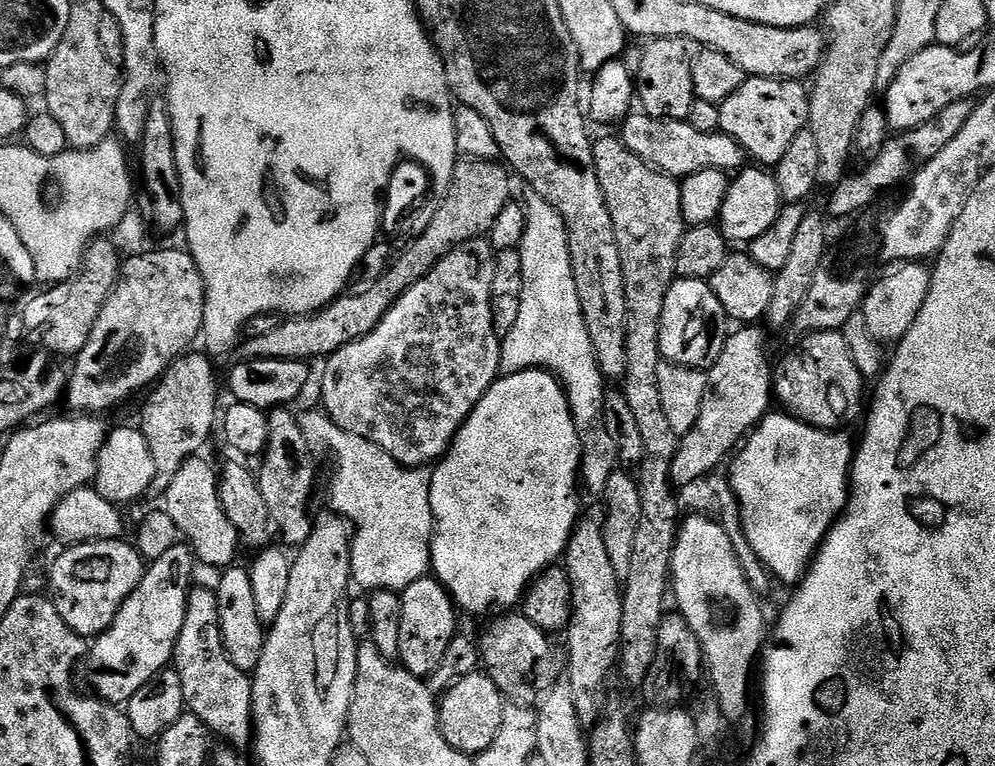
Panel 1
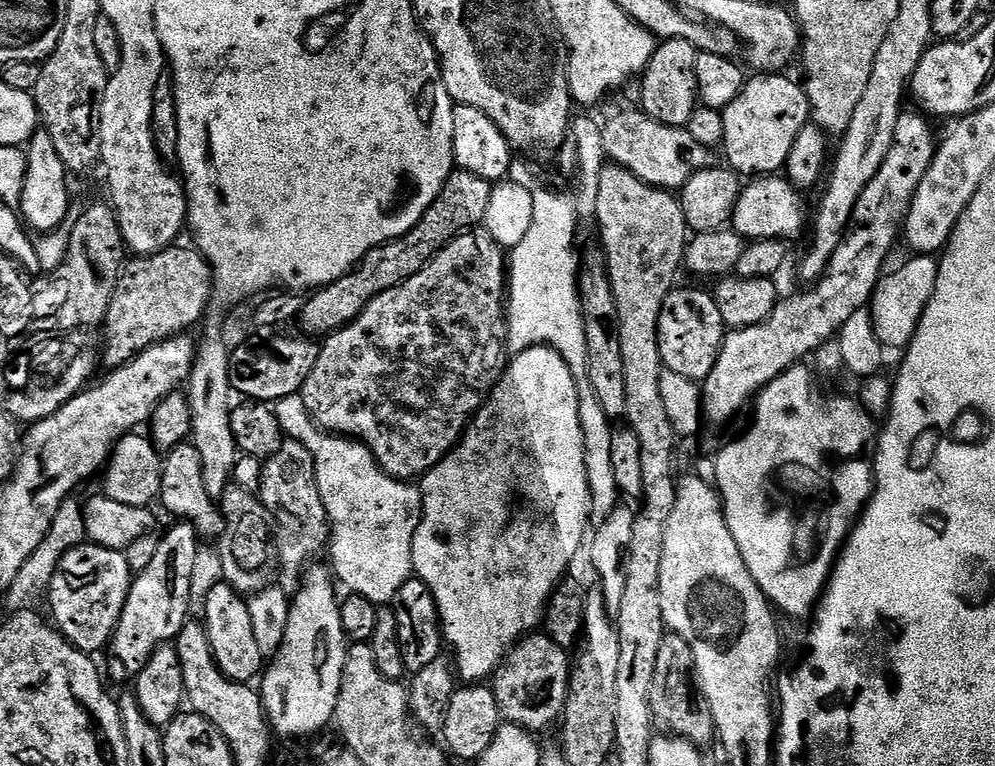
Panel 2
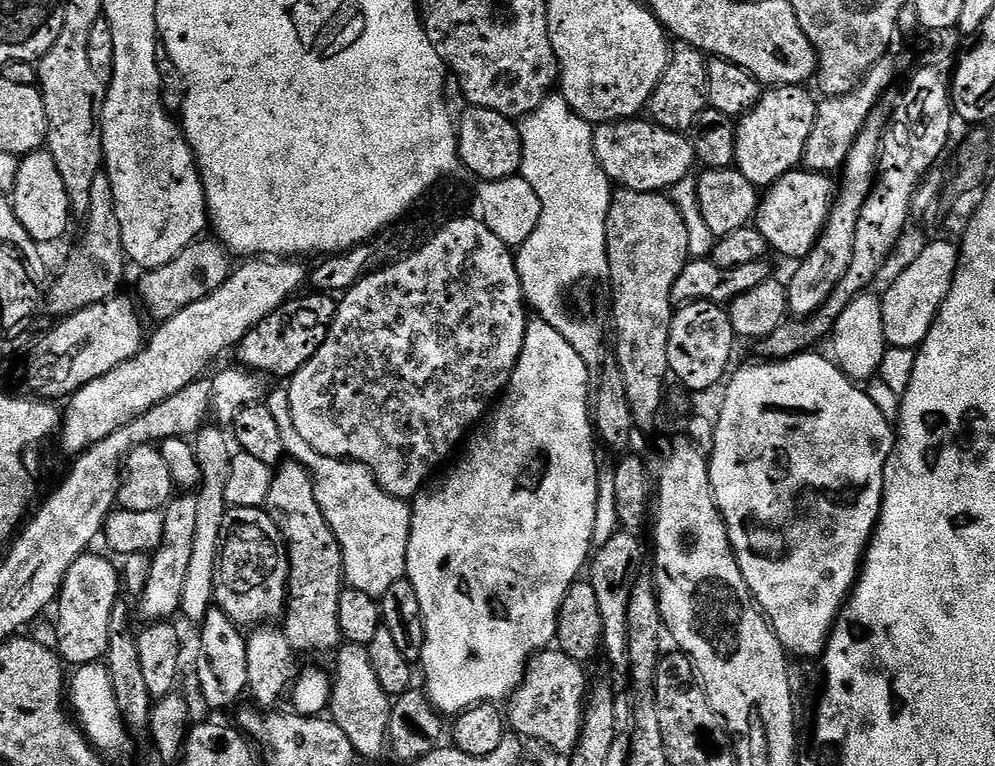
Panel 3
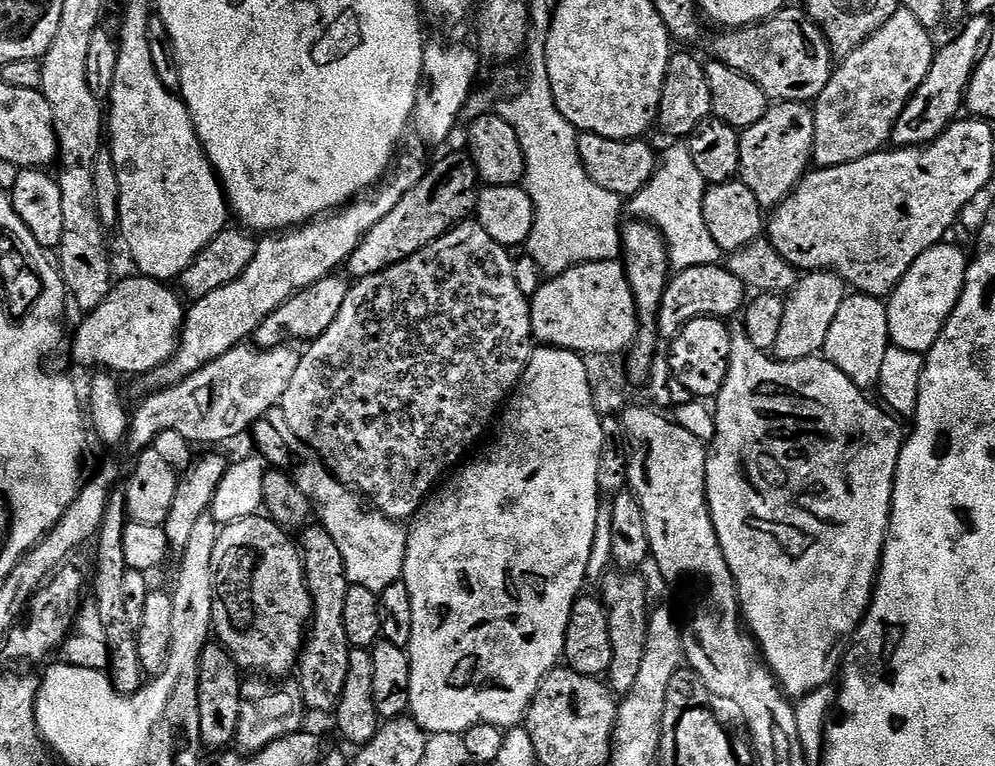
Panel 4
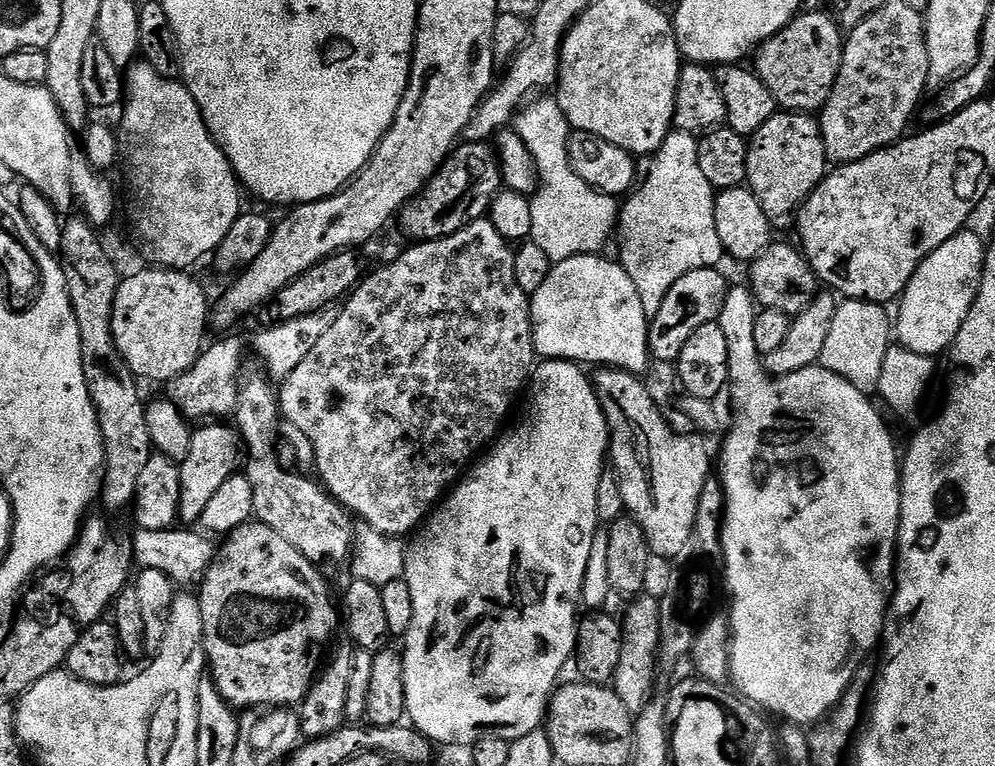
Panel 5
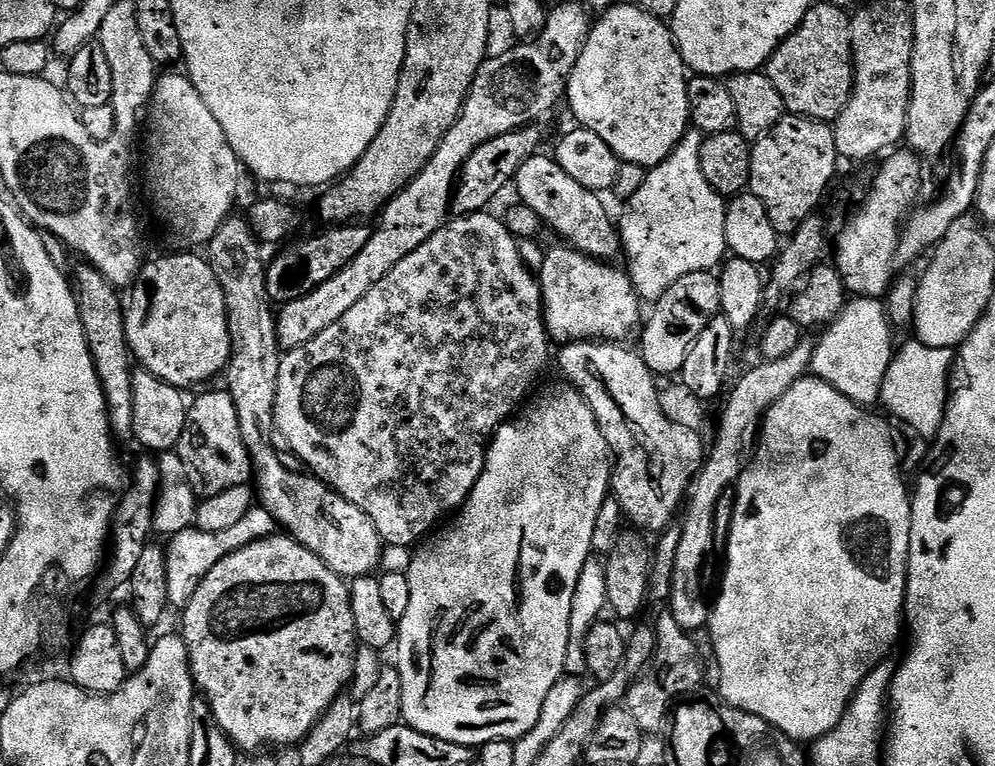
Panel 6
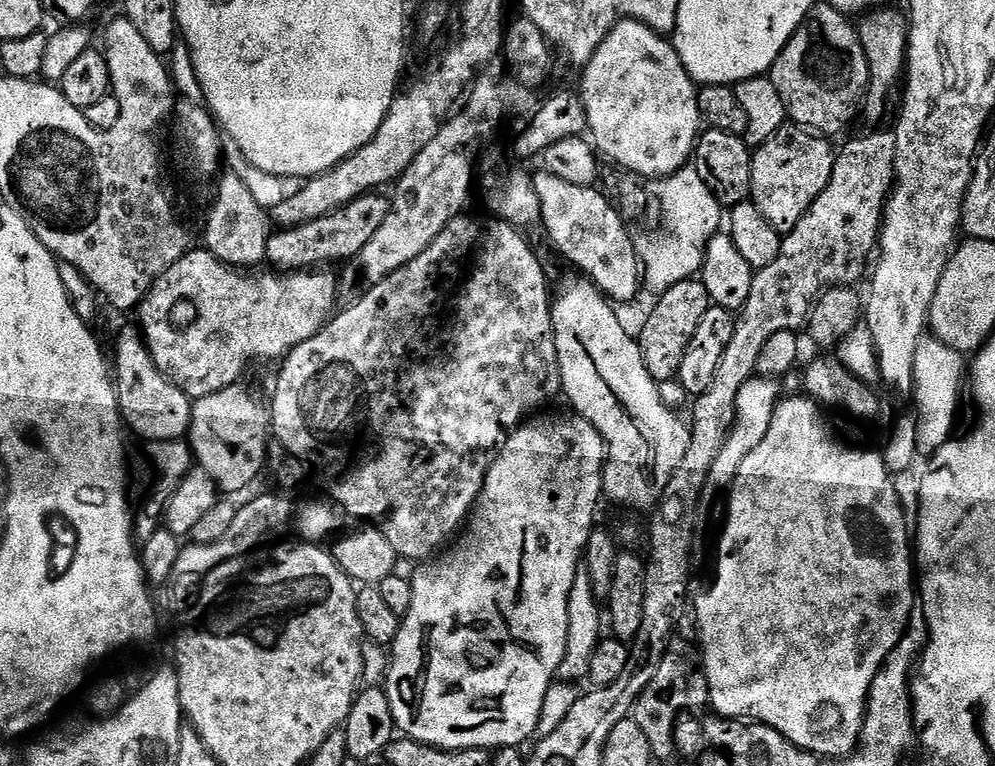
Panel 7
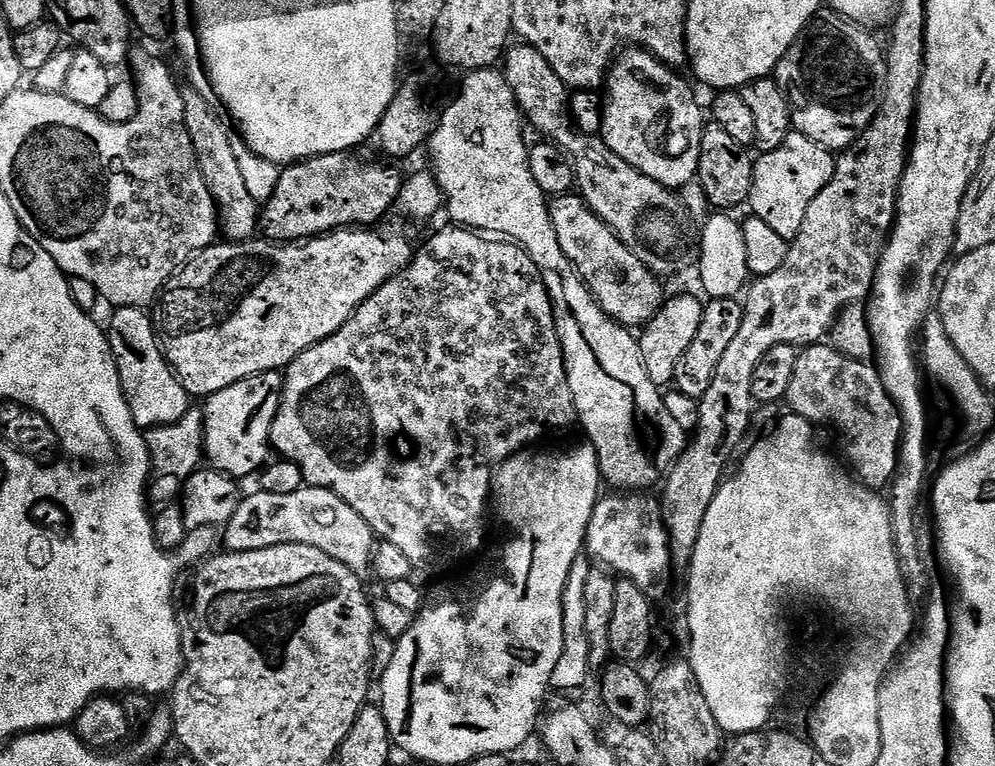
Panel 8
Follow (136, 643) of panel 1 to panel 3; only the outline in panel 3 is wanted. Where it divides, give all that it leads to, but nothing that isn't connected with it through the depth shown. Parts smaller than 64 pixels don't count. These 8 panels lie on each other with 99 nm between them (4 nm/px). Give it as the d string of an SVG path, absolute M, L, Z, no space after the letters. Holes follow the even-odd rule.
M180 494L173 499L164 514L164 537L160 547L152 556L152 569L145 590L138 597L140 612L148 622L168 622L172 615L180 612L182 589L186 587L186 574L189 572L190 558L194 551L194 534L197 525L197 507L195 495Z

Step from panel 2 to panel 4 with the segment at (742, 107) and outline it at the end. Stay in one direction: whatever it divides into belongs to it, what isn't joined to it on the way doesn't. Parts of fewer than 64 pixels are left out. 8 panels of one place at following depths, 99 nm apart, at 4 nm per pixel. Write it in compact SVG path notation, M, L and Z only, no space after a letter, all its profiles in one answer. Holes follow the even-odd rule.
M776 102L769 107L767 114L762 118L758 118L758 122L754 122L754 126L743 129L740 132L740 174L739 179L744 181L746 186L750 186L750 190L754 190L754 198L758 198L761 208L765 210L774 210L786 197L795 190L796 185L804 179L809 171L810 165L813 163L812 147L814 146L814 111L807 103L804 102Z

